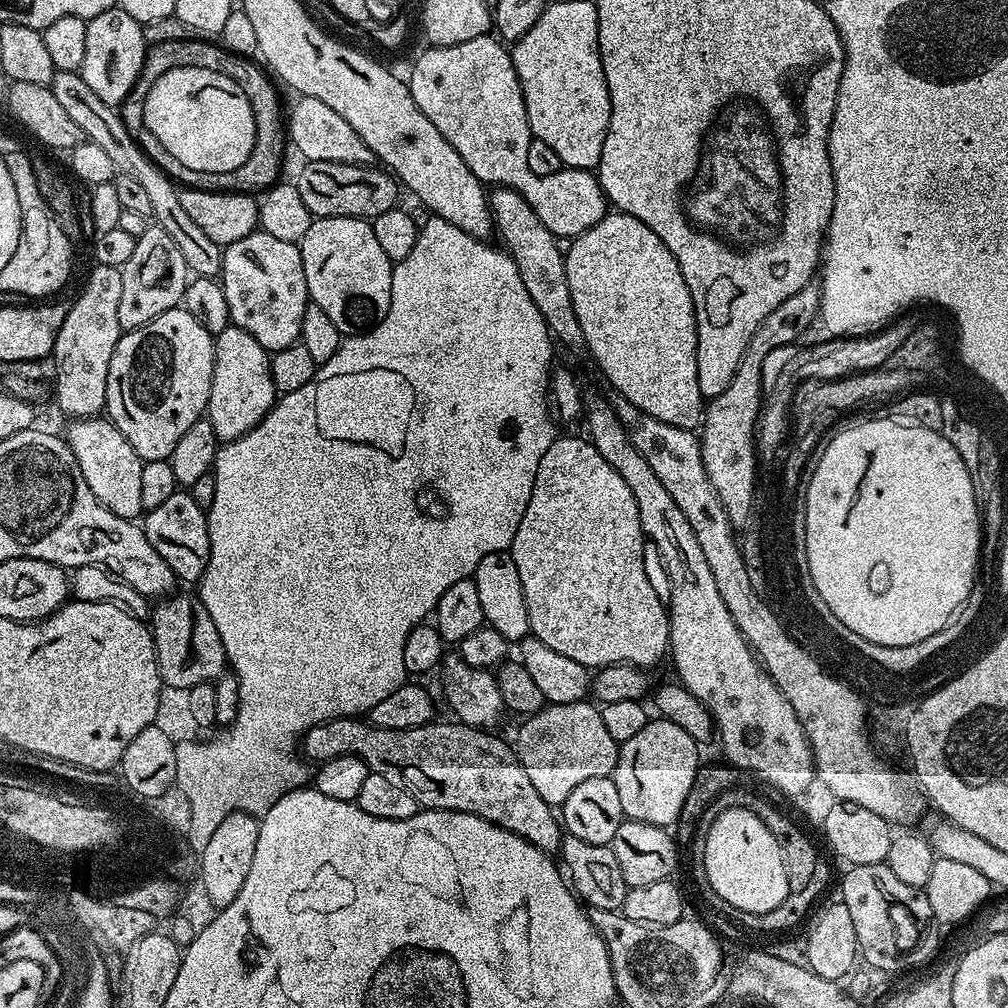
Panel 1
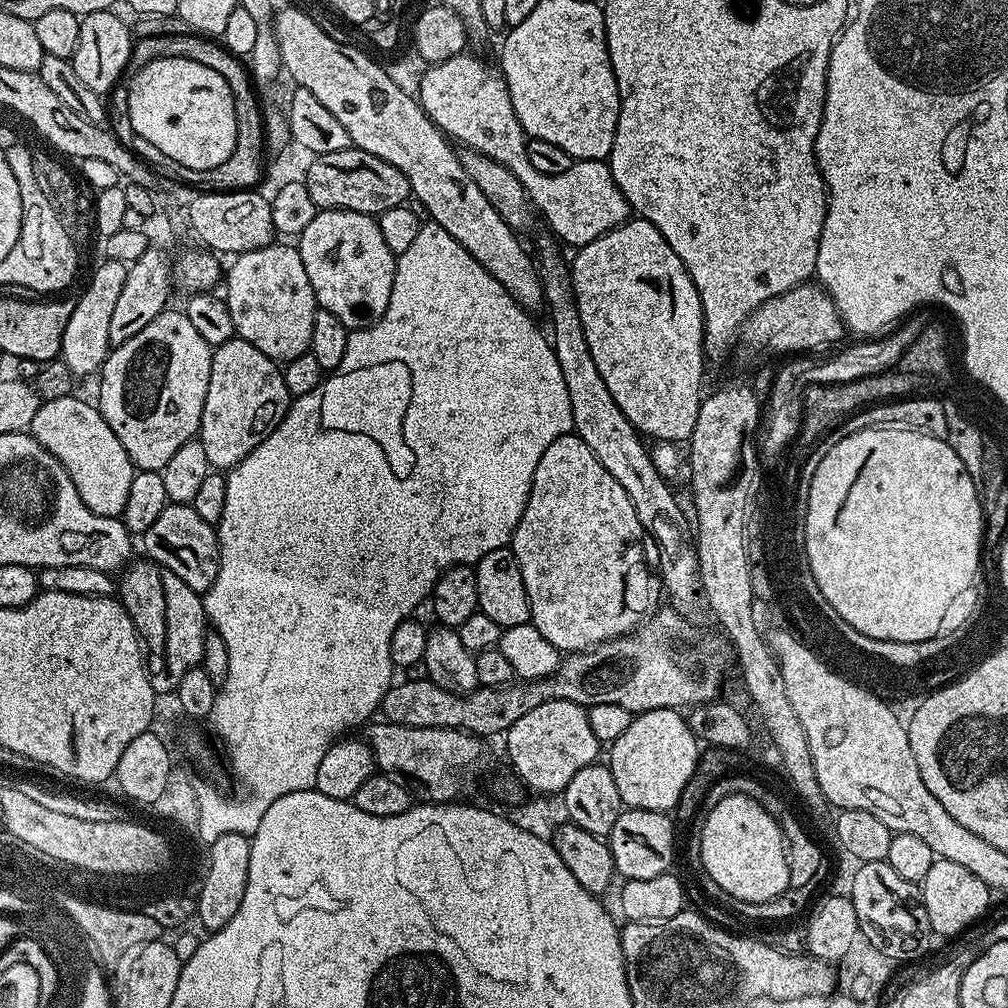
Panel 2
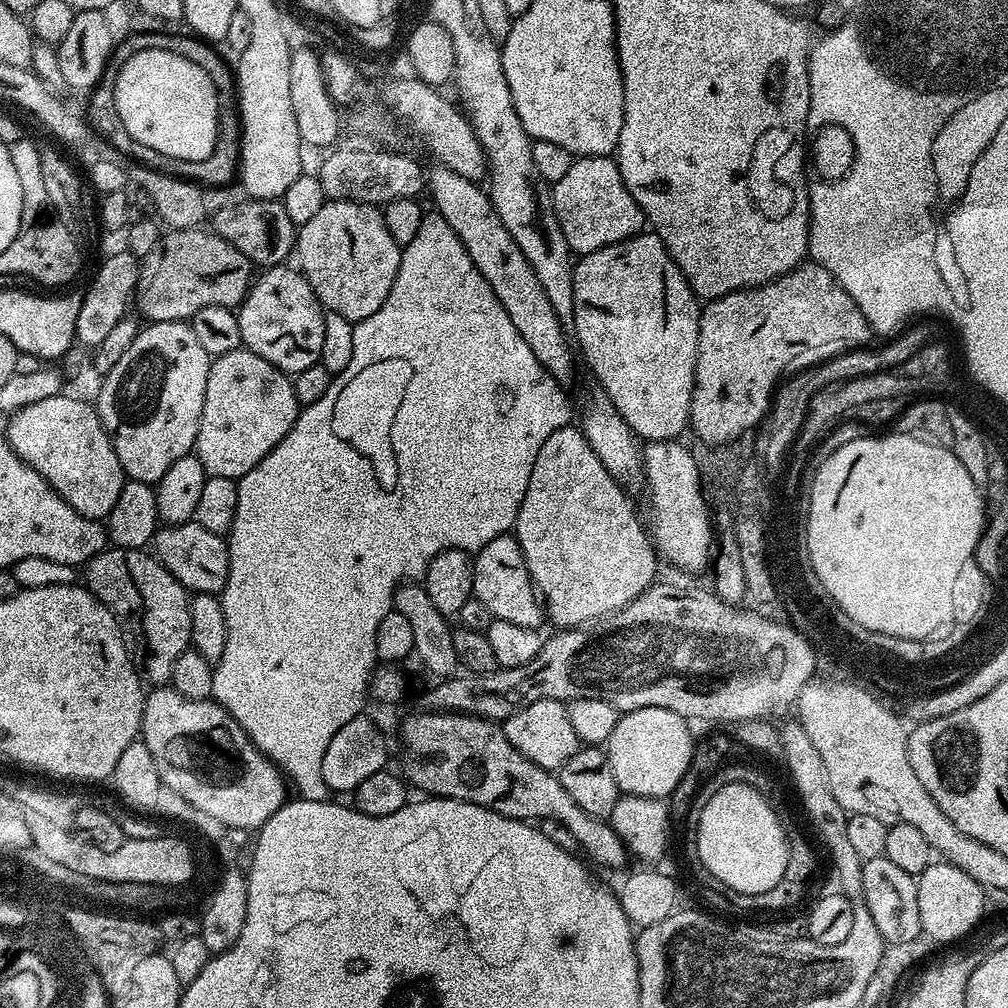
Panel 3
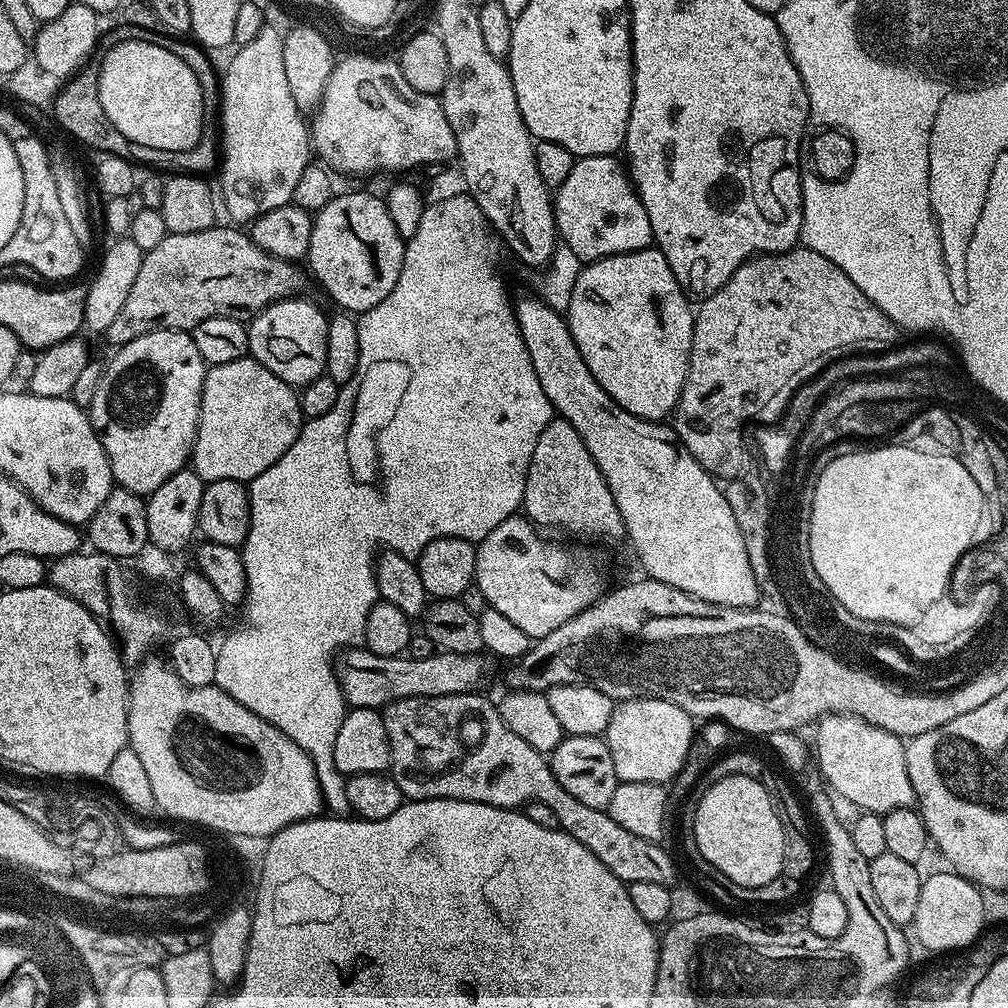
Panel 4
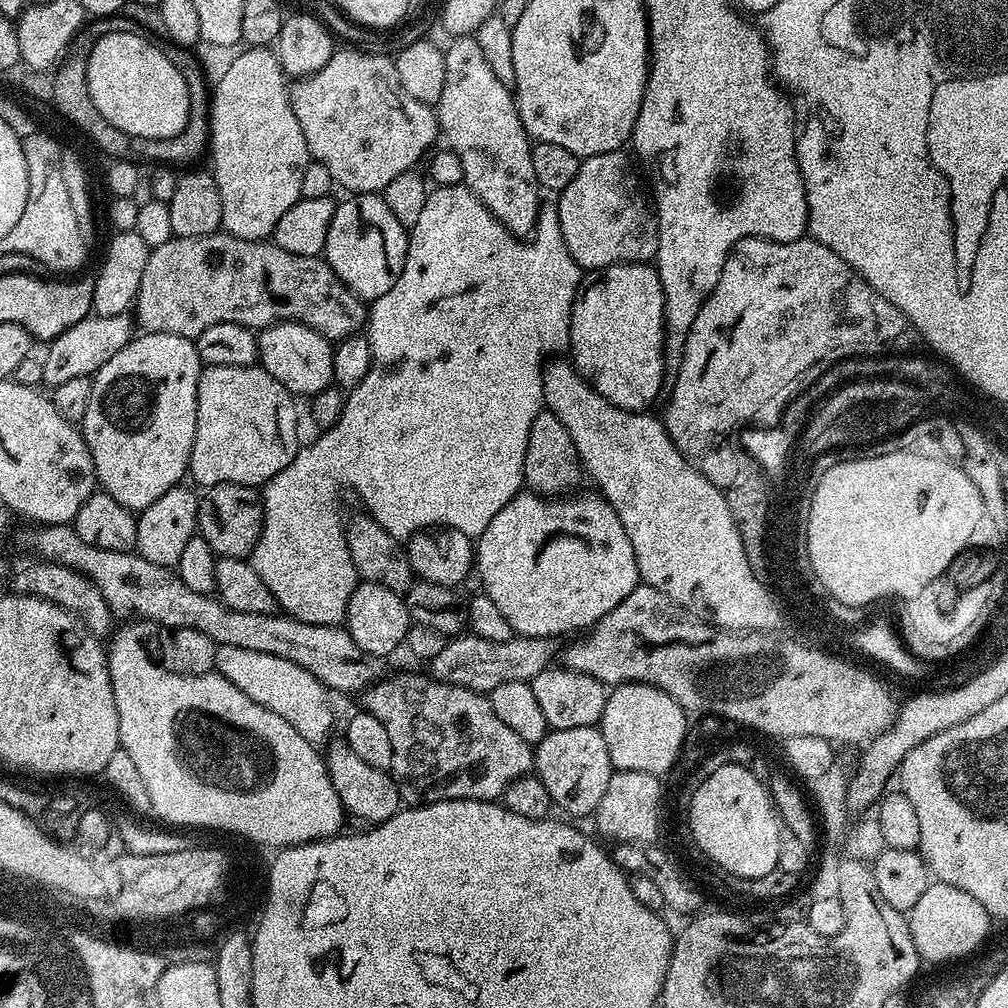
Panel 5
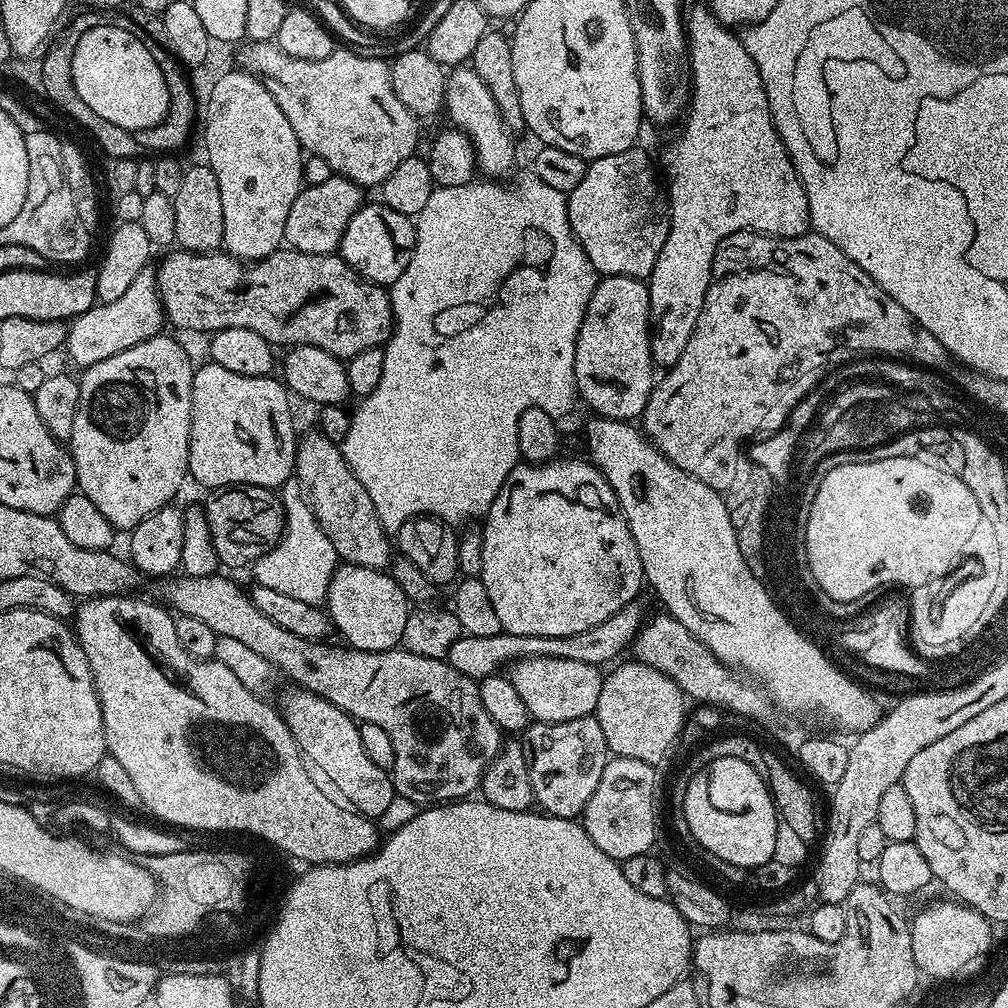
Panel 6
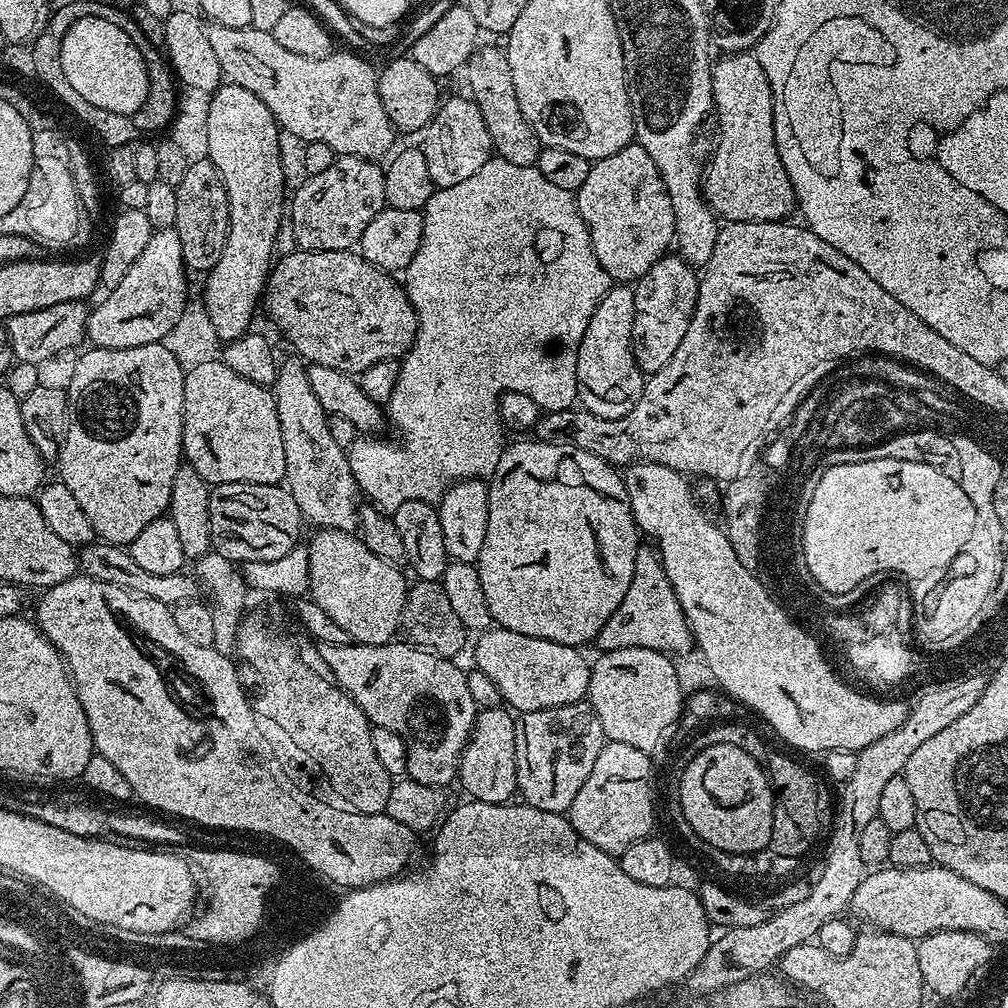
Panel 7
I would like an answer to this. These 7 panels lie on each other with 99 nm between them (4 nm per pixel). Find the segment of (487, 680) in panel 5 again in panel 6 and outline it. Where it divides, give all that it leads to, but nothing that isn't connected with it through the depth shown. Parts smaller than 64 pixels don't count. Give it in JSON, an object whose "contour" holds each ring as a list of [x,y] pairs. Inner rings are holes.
{"contour":[[[640,602],[627,604],[618,614],[606,618],[598,626],[590,630],[582,630],[578,634],[569,636],[519,636],[501,631],[498,634],[490,634],[490,638],[478,638],[477,636],[461,635],[454,646],[450,646],[446,657],[450,666],[458,670],[458,674],[466,674],[477,682],[487,676],[495,676],[501,670],[517,660],[525,660],[531,656],[549,656],[550,658],[571,658],[574,662],[586,662],[597,666],[604,666],[607,660],[615,661],[620,651],[627,649],[635,640],[641,624],[646,619],[646,611]]]}

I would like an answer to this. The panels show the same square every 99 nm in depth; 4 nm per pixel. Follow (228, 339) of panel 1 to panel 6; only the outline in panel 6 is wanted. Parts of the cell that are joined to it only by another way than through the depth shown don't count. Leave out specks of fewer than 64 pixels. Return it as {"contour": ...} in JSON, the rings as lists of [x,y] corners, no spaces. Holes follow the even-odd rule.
{"contour":[[[204,362],[201,368],[199,365],[192,374],[189,477],[193,481],[196,479],[198,483],[205,484],[205,489],[208,490],[230,488],[233,484],[283,489],[293,479],[296,470],[298,431],[296,432],[296,424],[292,421],[291,402],[293,403],[287,387],[275,375],[247,376],[211,362]]]}

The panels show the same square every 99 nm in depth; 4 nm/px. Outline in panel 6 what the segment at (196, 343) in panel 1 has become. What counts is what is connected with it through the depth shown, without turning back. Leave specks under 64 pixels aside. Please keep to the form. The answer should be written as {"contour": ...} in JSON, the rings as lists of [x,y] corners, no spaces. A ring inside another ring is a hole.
{"contour":[[[161,334],[150,338],[146,342],[138,342],[138,346],[130,346],[130,350],[122,350],[122,354],[114,354],[110,358],[102,358],[102,362],[94,362],[91,366],[79,373],[80,397],[78,398],[78,410],[74,414],[74,430],[70,441],[72,461],[76,467],[76,486],[79,495],[90,498],[94,506],[98,506],[98,514],[106,518],[112,527],[117,530],[131,530],[138,526],[154,510],[167,508],[172,500],[180,492],[184,480],[188,475],[188,443],[190,442],[190,422],[192,421],[192,374],[194,364],[188,361],[188,352],[176,340],[171,340],[167,334]]]}

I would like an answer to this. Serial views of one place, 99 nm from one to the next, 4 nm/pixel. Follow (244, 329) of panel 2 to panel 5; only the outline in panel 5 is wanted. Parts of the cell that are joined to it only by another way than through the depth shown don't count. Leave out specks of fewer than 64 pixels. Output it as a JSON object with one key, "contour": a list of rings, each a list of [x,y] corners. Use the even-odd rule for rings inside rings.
{"contour":[[[286,320],[283,324],[271,324],[259,333],[259,367],[265,368],[286,390],[297,397],[311,398],[322,390],[333,387],[332,350],[333,345],[318,330],[305,324]]]}

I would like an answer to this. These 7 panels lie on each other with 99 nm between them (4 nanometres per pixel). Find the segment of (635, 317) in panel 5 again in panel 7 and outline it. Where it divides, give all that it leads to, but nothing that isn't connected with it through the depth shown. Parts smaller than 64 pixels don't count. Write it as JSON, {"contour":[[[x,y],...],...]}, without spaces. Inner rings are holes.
{"contour":[[[614,286],[594,312],[590,326],[580,343],[576,363],[576,390],[583,411],[603,420],[617,420],[634,406],[644,393],[645,373],[634,358],[634,294],[628,286]]]}

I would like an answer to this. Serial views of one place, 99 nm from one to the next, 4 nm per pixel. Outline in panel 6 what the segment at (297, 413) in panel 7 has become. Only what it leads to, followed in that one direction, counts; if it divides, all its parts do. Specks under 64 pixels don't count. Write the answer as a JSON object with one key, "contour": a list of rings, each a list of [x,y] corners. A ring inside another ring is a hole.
{"contour":[[[312,430],[296,441],[295,479],[299,487],[306,493],[308,507],[322,526],[326,538],[334,546],[337,557],[343,563],[367,568],[387,569],[394,559],[394,544],[387,528],[382,526],[378,518],[378,510],[374,510],[374,502],[370,502],[370,494],[366,494],[366,486],[358,482],[354,470],[346,462],[341,445],[330,442],[318,430]]]}

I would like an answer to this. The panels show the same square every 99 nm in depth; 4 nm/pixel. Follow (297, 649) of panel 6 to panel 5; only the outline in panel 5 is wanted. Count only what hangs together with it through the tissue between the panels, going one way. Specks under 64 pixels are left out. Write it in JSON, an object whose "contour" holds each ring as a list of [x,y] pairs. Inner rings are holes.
{"contour":[[[400,672],[397,676],[385,675],[384,679],[365,688],[362,699],[363,711],[374,714],[374,718],[386,726],[386,734],[390,734],[390,775],[405,805],[433,804],[439,800],[496,802],[503,797],[509,784],[533,771],[533,745],[518,738],[518,734],[494,714],[487,695],[434,680],[428,674],[419,676],[416,672]]]}

